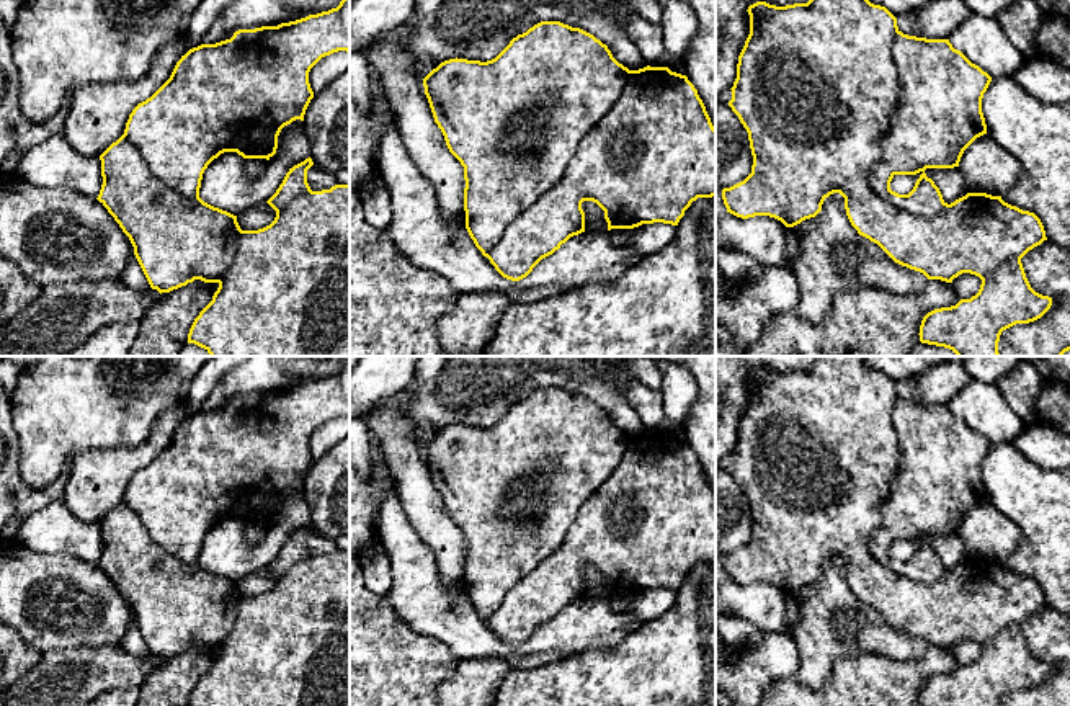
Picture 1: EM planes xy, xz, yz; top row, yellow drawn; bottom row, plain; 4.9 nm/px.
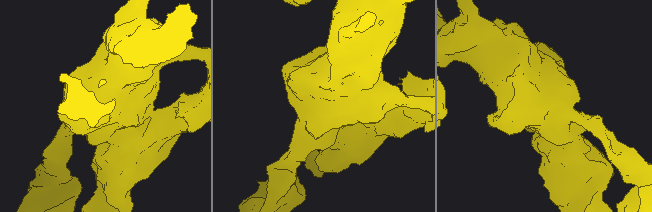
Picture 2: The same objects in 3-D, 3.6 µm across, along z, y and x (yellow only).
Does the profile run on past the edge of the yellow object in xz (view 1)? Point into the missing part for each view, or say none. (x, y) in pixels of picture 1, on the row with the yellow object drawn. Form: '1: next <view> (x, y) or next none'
1: next none

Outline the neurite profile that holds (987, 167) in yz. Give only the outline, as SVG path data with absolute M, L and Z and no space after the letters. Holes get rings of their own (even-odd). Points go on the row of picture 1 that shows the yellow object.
M988 134L977 137L954 168L926 168L926 176L951 204L967 193L1003 196L1023 173L1021 163Z

